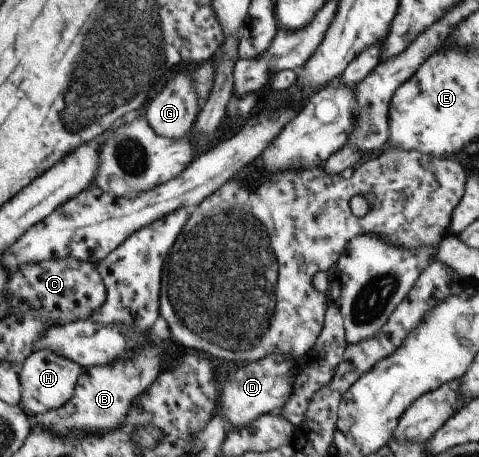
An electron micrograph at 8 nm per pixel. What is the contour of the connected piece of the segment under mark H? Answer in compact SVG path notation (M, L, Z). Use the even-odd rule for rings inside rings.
M38 350L31 352L18 369L21 391L18 403L20 409L24 410L26 415L34 417L45 411L62 407L71 398L80 374L81 367L77 363L62 356L57 356L51 351Z

